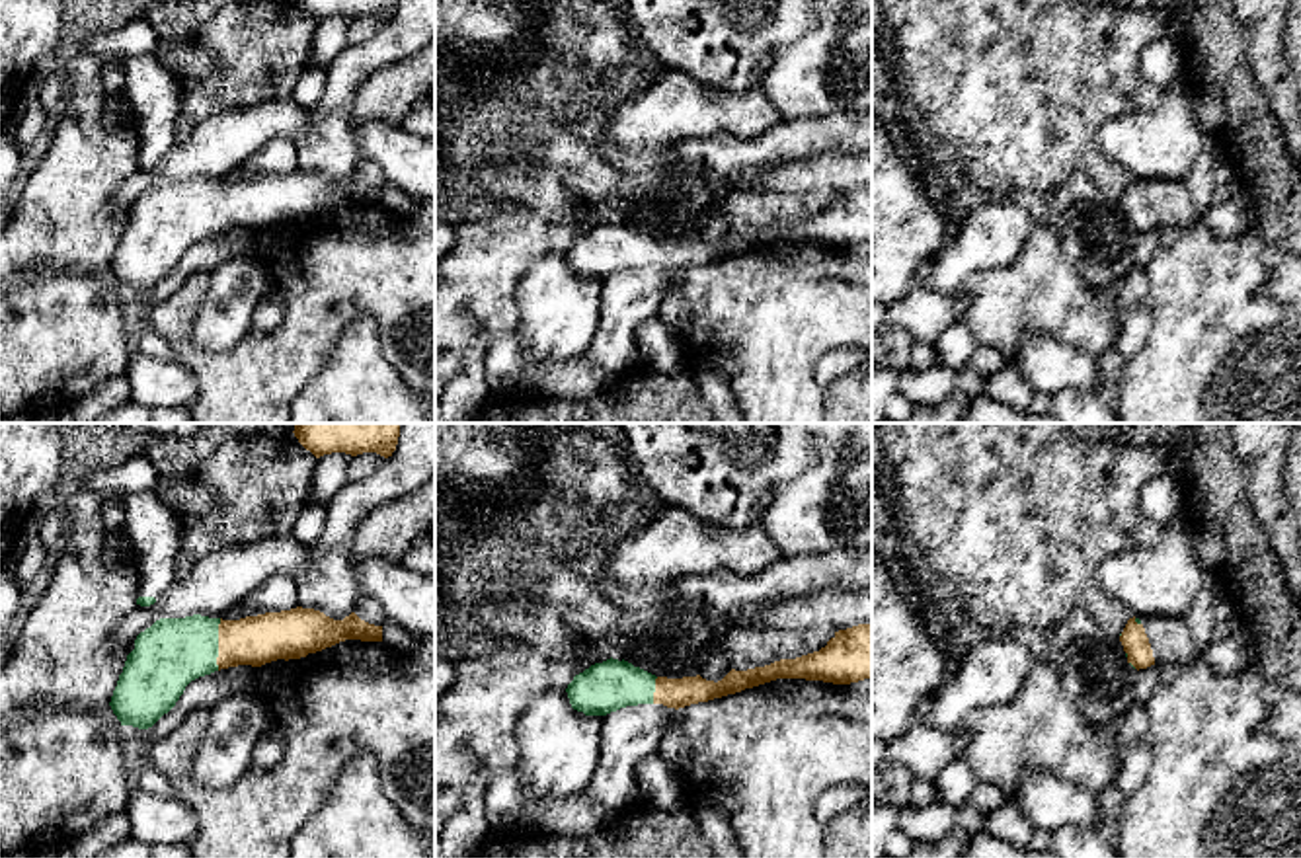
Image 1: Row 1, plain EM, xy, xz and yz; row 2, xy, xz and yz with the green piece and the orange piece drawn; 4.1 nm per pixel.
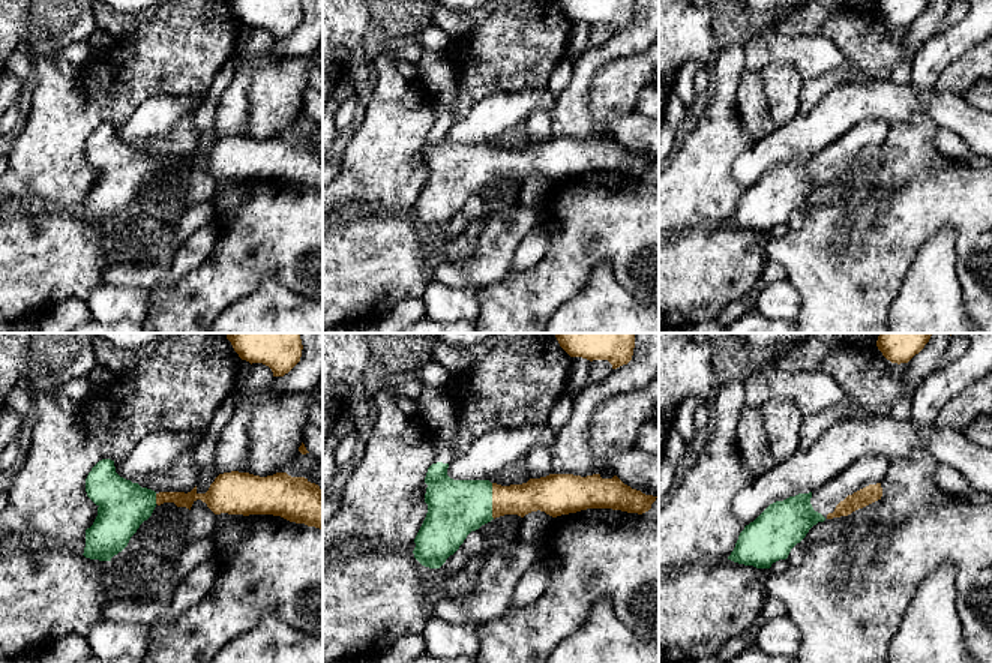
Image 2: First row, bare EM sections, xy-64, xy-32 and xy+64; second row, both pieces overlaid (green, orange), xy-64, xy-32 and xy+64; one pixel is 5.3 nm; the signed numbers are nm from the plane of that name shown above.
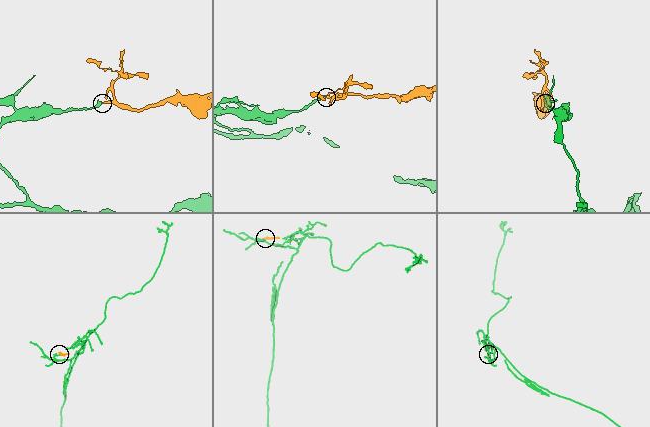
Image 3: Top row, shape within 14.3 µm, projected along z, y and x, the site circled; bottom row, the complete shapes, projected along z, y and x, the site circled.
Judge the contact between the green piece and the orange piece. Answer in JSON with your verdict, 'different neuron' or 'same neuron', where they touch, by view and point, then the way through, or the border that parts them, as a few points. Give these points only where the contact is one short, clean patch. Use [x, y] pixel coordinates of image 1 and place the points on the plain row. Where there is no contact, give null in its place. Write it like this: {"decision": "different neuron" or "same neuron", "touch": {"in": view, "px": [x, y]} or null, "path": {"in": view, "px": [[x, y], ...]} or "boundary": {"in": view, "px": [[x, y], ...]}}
{"decision": "same neuron", "touch": {"in": "xy", "px": [217, 207]}}

